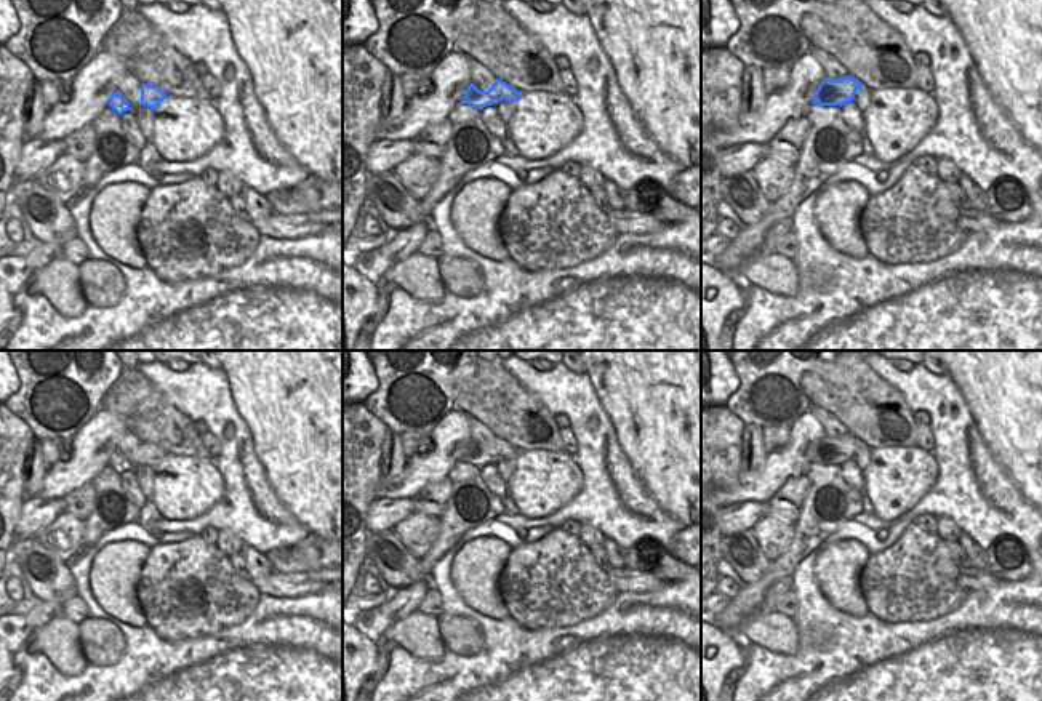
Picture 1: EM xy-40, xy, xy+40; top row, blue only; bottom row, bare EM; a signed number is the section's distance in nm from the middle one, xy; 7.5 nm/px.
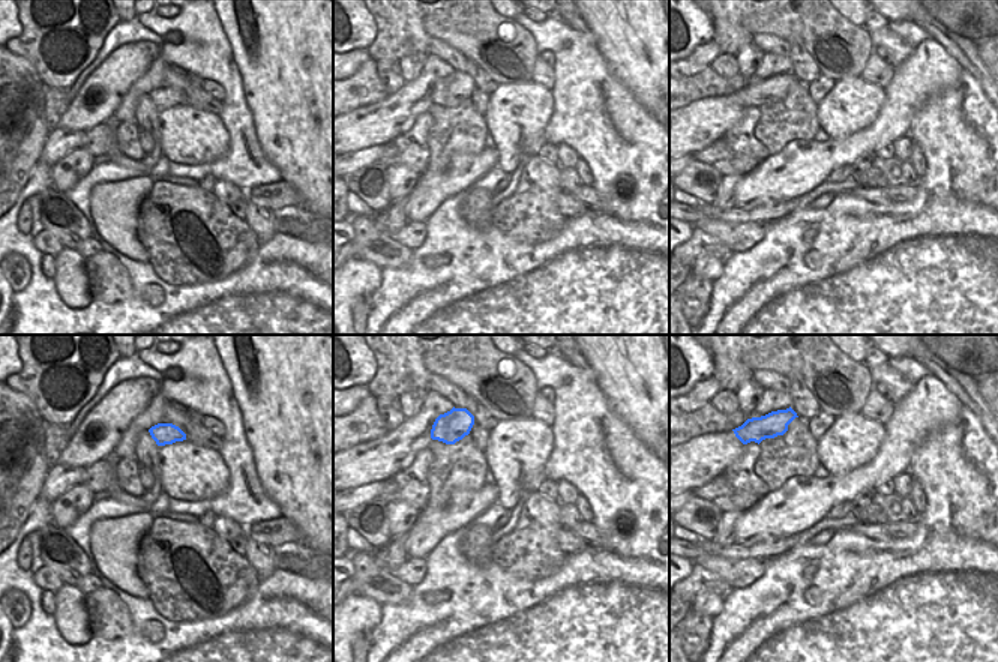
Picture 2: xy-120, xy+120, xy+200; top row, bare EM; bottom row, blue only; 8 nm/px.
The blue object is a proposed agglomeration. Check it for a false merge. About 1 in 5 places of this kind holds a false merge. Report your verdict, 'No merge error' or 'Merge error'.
No merge error.

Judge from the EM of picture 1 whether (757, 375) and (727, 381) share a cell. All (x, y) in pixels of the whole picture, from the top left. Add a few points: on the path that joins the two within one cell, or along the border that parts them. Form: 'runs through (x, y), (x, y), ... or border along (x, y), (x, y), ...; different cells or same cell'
border along (733, 367), (738, 376), (738, 388), (724, 404); different cells

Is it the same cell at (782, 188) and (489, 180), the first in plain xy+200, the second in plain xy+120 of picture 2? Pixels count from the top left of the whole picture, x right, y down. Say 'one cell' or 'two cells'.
two cells

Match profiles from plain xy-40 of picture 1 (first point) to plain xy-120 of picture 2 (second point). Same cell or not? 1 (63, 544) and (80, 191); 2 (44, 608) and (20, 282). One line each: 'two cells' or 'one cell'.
1: two cells
2: one cell

